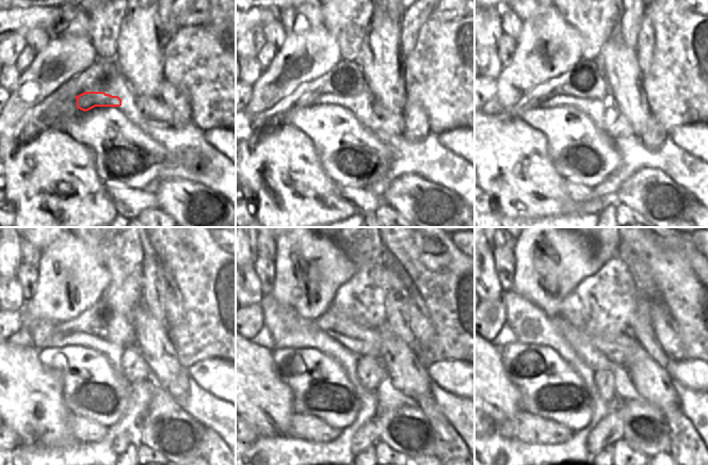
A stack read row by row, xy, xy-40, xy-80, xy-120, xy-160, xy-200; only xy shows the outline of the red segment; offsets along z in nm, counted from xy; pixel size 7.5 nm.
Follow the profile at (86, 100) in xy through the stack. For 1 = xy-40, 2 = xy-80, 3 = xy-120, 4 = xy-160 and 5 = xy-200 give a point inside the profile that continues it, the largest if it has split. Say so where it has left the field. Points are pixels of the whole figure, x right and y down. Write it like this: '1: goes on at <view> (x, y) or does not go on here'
1: goes on at xy-40 (346, 101)
2: goes on at xy-80 (582, 105)
3: goes on at xy-120 (45, 334)
4: goes on at xy-160 (288, 330)
5: goes on at xy-200 (530, 324)

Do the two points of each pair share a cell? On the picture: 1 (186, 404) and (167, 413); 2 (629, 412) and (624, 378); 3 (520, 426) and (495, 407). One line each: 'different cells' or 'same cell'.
1: different cells
2: same cell
3: different cells

